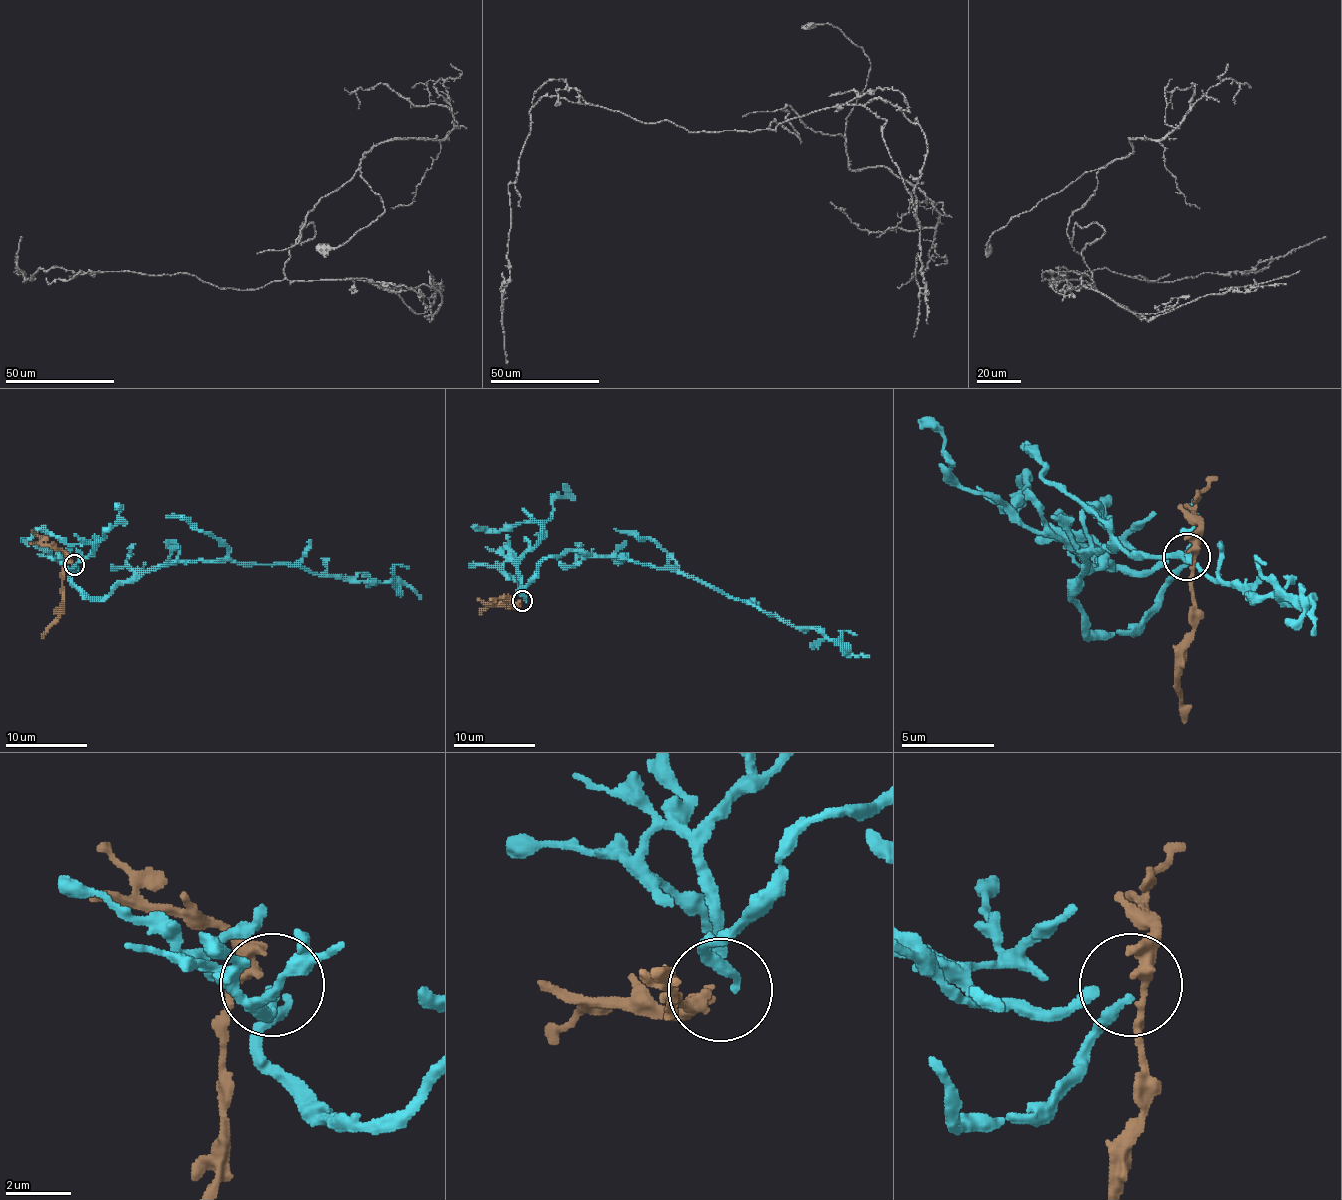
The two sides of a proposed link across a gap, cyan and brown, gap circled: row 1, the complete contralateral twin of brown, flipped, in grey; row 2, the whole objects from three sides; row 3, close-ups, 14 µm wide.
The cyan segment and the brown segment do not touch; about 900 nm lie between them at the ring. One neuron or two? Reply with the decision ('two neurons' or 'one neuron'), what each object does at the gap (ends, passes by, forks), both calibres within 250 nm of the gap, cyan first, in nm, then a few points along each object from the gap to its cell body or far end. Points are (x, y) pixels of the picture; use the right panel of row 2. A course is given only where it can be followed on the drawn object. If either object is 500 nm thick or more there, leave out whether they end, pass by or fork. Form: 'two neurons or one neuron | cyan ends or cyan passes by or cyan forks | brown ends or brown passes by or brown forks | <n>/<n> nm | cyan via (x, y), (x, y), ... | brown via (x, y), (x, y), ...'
two neurons | cyan ends | brown forks | 240/260 nm | cyan via (1185, 561), (1125, 631), (1087, 631), (1073, 599), (1087, 556), (1110, 547), (1307, 599), (1316, 636) | brown via (1185, 552), (1195, 561), (1190, 645), (1181, 683), (1185, 725)

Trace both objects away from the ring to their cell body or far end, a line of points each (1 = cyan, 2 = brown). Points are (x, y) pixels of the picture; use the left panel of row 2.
1: (76, 566), (72, 583), (86, 597), (107, 597), (170, 564), (227, 560), (405, 583), (421, 599)
2: (72, 562), (64, 566), (58, 619), (41, 638)

